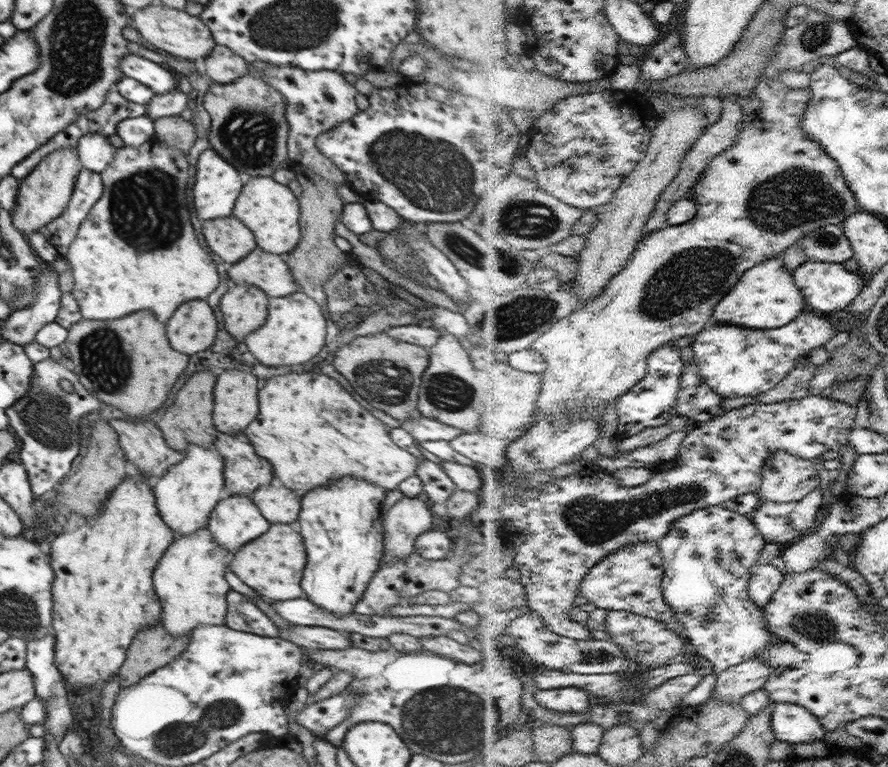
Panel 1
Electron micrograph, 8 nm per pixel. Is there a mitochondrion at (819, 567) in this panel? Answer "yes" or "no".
no

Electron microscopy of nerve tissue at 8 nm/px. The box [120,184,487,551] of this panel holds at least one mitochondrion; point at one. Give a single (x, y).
(386, 382)

